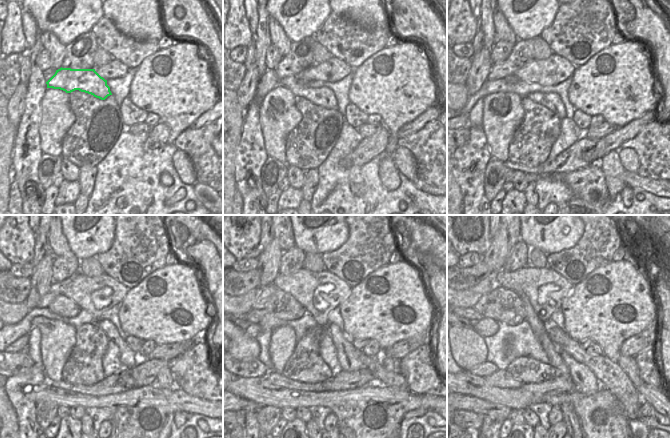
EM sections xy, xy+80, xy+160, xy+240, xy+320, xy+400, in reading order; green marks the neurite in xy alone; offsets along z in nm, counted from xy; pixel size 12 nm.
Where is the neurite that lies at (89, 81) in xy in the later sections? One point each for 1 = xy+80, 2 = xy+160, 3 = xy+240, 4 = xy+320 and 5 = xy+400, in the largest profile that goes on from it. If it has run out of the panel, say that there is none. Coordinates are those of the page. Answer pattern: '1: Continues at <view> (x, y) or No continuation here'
1: Continues at xy+80 (324, 97)
2: Continues at xy+160 (552, 101)
3: Continues at xy+240 (127, 356)
4: Continues at xy+320 (348, 355)
5: Continues at xy+400 (585, 382)

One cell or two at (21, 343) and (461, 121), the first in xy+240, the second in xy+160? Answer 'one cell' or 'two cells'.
one cell

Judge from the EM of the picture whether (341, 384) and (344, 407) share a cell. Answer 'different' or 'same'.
different

